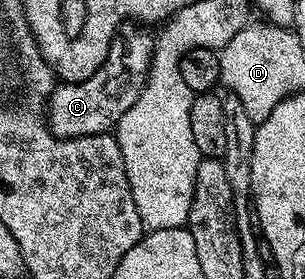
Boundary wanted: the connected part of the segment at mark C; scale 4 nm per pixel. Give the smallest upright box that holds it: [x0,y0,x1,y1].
[48,25,154,139]

